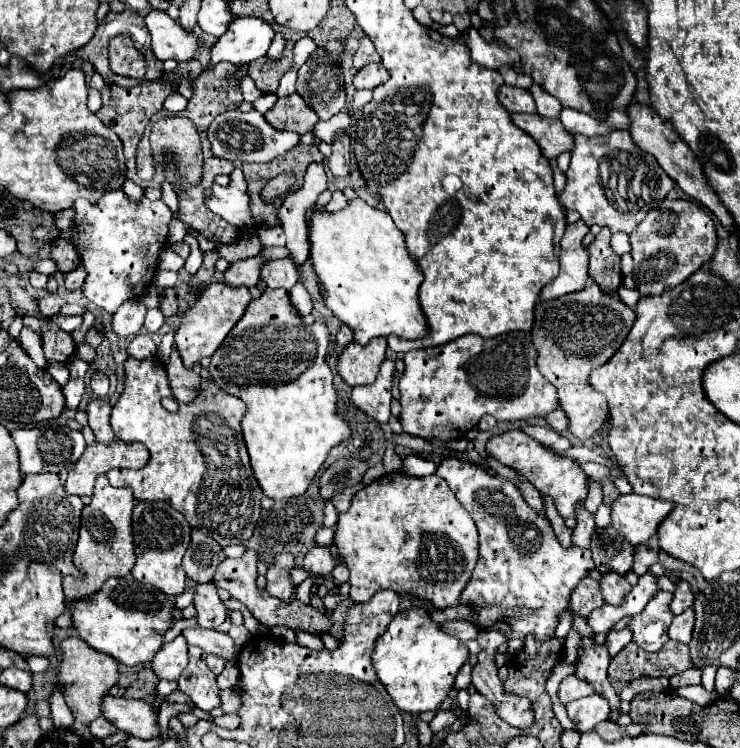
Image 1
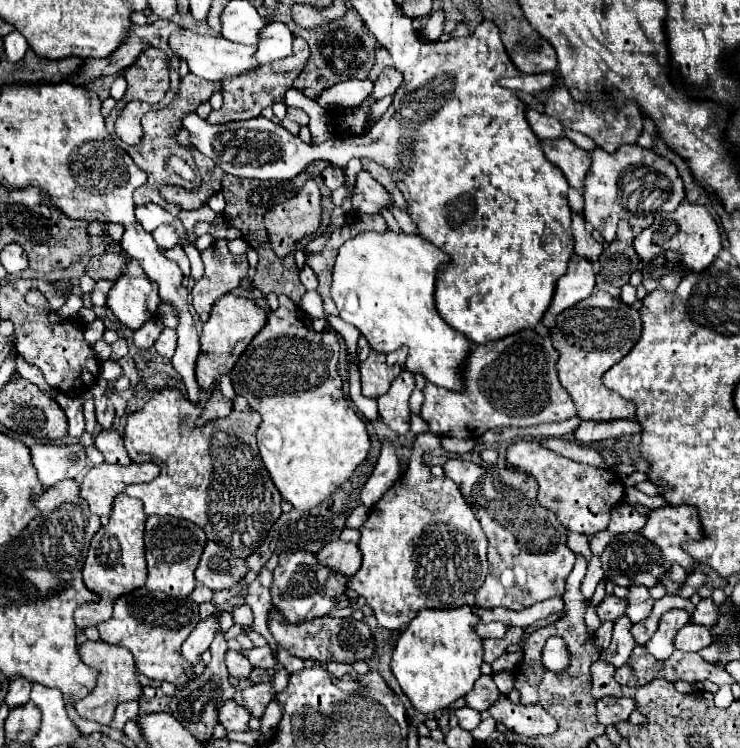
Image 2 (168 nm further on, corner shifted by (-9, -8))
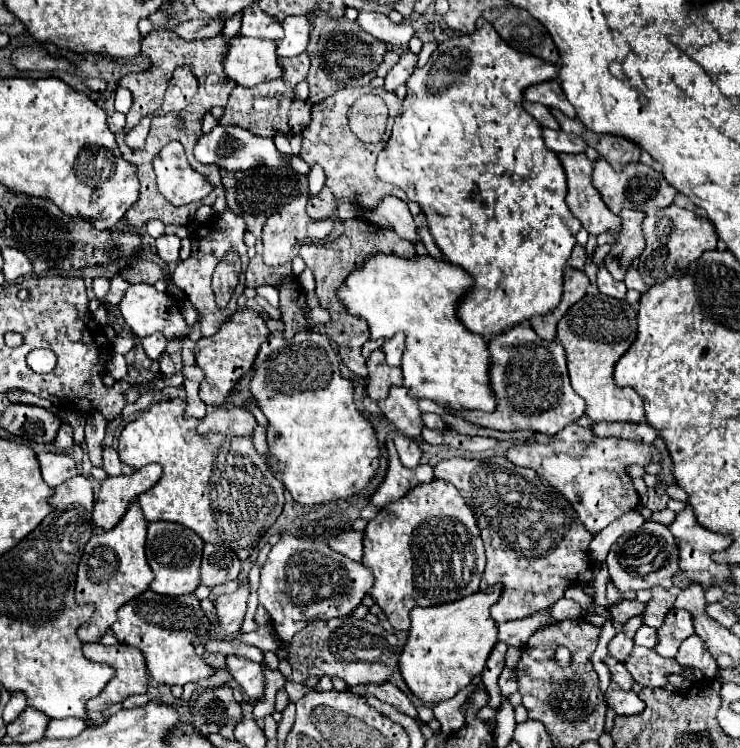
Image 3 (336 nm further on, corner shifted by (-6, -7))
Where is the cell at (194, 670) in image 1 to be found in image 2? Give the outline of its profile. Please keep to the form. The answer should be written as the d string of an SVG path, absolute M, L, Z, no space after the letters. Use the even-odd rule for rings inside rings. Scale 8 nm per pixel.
M225 700L225 704L217 708L217 718L225 726L225 730L247 730L251 716L237 700Z

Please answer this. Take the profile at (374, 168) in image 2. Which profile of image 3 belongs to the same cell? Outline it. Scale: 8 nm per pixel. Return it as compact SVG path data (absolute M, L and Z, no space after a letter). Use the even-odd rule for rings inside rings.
M360 87L360 89L340 89L336 95L328 97L322 103L316 103L312 109L312 125L306 127L300 135L302 135L302 159L312 167L312 165L320 165L326 173L326 187L330 187L334 201L340 203L352 203L356 207L370 207L376 205L382 197L386 195L394 195L398 199L402 199L404 203L408 203L408 209L412 213L412 217L420 215L422 209L418 203L410 201L406 197L406 193L394 185L382 183L376 173L374 173L374 165L376 165L376 157L382 151L382 147L386 145L384 141L380 145L364 145L348 127L348 107L354 103L356 97L360 97L362 93L380 93L382 99L396 99L392 95L388 95L384 89L372 89L372 87Z

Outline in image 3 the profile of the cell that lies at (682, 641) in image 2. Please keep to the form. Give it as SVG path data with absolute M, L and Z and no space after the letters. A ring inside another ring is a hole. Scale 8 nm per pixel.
M692 635L690 639L686 639L682 643L682 647L678 649L676 661L682 667L694 667L700 669L704 677L712 679L718 673L718 663L716 659L710 655L710 651L706 651L706 645L702 643L702 639L698 639L698 635Z

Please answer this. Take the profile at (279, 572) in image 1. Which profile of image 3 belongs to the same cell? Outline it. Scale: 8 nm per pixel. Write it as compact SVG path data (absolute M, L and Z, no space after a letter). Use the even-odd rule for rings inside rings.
M282 533L280 541L272 547L266 563L262 565L258 587L258 603L268 611L274 631L282 643L276 651L278 659L288 659L292 637L310 621L350 617L372 585L372 571L362 563L346 559L346 555L332 551L322 541L298 539L290 533Z

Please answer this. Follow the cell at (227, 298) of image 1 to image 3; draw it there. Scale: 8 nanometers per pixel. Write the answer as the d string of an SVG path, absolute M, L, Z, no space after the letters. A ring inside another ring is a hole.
M238 311L232 315L228 323L212 337L202 337L196 341L194 355L198 367L206 373L200 385L200 397L208 407L224 405L226 397L236 389L236 383L252 369L254 359L258 355L258 347L268 339L270 331L266 329L266 321L256 311Z

